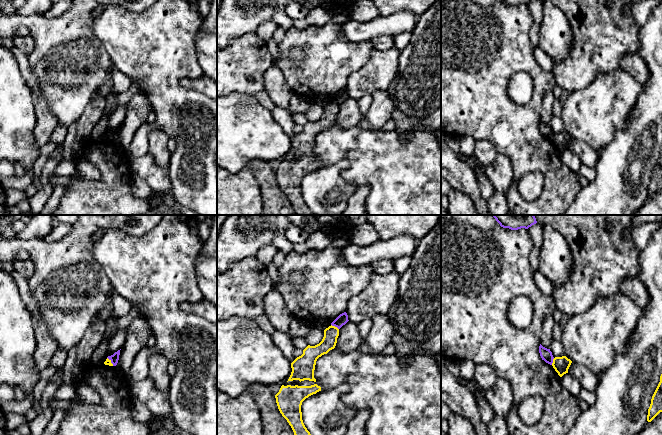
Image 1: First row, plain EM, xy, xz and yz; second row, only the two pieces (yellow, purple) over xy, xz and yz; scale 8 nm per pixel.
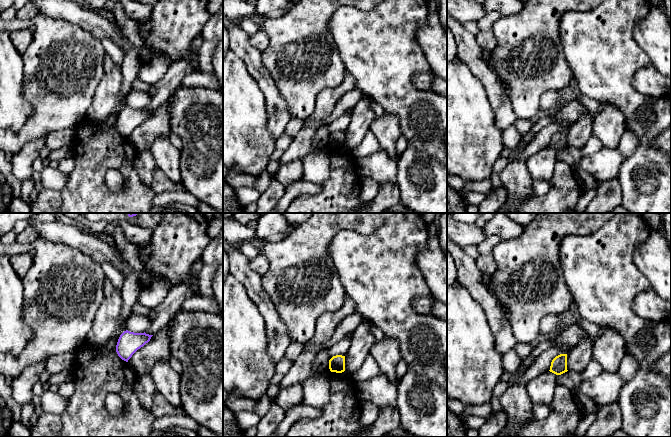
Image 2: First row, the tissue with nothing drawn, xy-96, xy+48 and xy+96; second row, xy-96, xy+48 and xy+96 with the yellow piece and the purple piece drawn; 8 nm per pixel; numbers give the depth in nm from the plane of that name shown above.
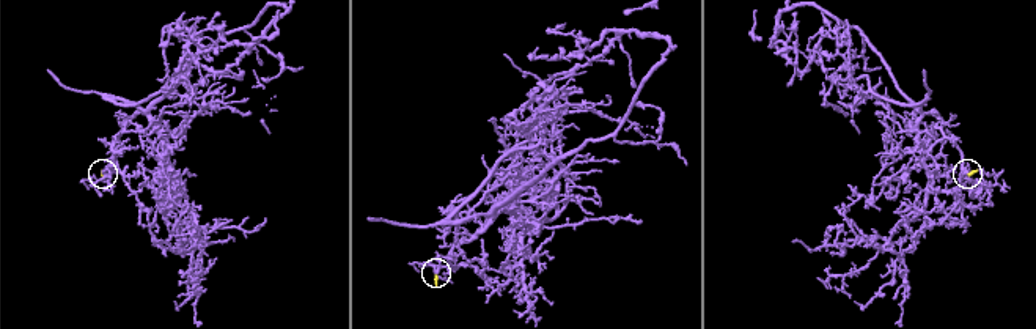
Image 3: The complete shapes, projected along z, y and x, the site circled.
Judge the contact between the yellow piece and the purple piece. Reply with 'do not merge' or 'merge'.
do not merge

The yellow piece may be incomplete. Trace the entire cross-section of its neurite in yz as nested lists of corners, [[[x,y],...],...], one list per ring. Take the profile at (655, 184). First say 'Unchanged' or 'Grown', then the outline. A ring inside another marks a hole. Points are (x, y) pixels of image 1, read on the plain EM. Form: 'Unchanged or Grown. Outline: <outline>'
Unchanged. Outline: [[[662,150],[660,152],[660,158],[651,175],[647,197],[651,198],[660,188],[662,188]]]

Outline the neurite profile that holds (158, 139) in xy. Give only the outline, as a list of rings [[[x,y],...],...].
[[[160,128],[153,129],[149,135],[149,154],[154,158],[156,165],[168,168],[171,153],[167,148],[169,137],[166,132]]]

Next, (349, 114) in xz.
[[[348,97],[339,105],[336,124],[341,128],[357,126],[363,119],[357,100]]]

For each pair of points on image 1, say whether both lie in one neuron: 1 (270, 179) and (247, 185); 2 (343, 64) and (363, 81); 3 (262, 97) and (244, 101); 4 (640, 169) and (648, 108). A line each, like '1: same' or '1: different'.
1: different
2: different
3: different
4: same

